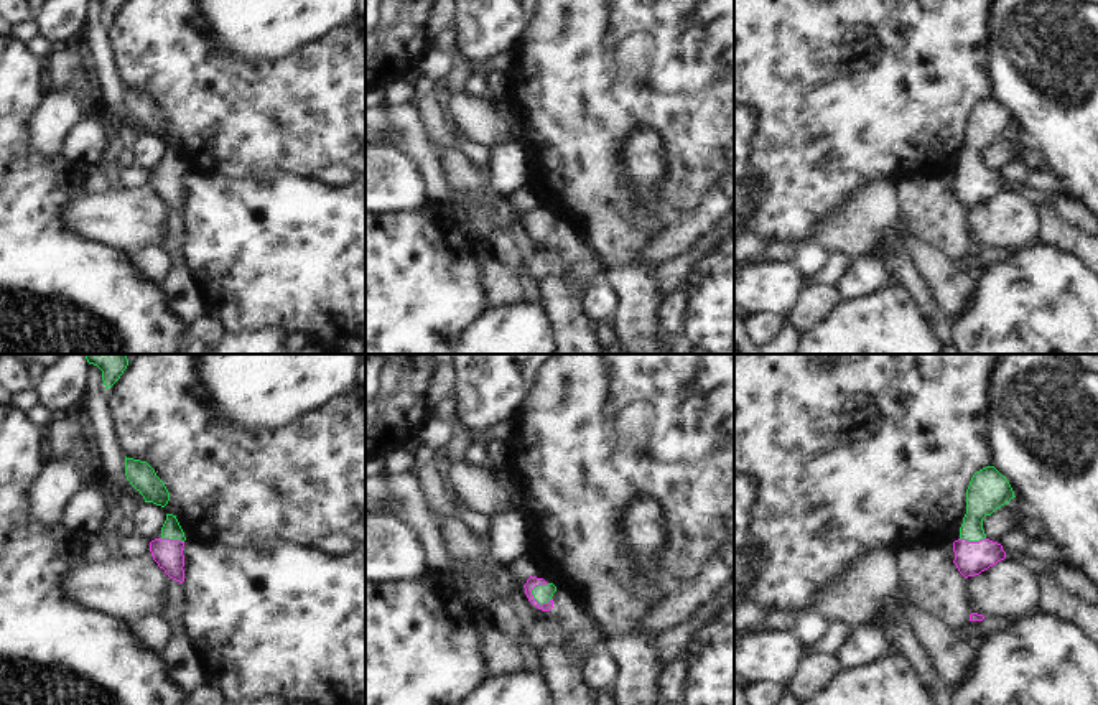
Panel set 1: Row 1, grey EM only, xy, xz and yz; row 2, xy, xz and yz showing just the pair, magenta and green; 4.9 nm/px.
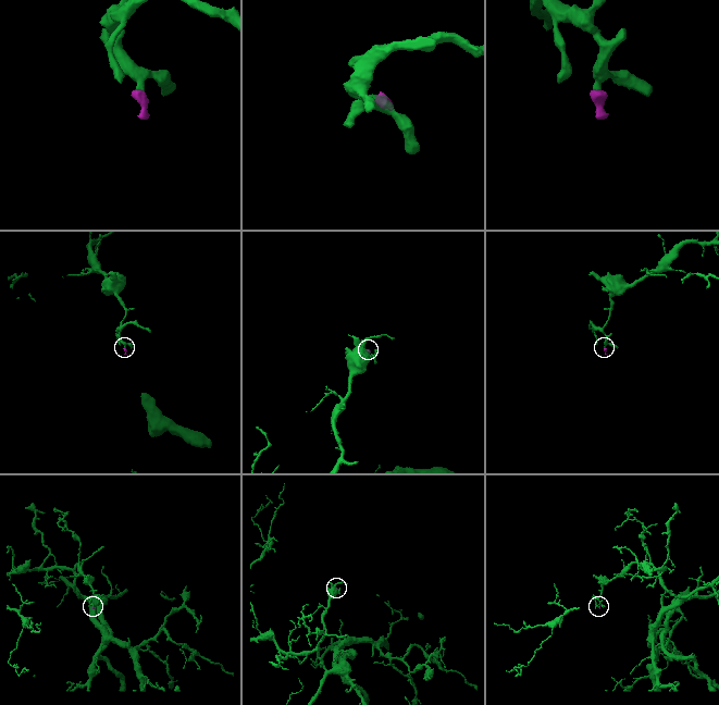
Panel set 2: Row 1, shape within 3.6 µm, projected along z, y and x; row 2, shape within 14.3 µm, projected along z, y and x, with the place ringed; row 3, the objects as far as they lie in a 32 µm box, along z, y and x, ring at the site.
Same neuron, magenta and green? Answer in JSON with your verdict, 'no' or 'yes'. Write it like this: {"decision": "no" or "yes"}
{"decision": "yes"}

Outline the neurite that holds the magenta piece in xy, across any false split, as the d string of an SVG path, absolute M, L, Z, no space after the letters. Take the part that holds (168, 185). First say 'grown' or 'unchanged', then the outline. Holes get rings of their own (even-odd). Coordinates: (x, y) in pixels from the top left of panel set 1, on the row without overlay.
grown; M166 145L166 152L161 158L161 168L150 173L150 183L153 191L165 204L183 214L184 212L184 163L173 145Z

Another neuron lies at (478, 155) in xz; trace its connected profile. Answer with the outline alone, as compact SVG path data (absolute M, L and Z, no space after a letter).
M463 135L456 137L456 147L468 156L469 163L474 168L487 171L487 160L491 155L491 150L487 147L471 142Z

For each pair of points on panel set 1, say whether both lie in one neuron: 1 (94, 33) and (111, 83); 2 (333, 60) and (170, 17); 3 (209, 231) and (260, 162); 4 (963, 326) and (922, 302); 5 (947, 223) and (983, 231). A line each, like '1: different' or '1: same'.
1: same
2: same
3: different
4: different
5: different

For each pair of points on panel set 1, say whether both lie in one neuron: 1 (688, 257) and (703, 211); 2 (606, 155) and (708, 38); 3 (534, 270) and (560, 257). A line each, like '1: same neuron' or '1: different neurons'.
1: different neurons
2: same neuron
3: same neuron

